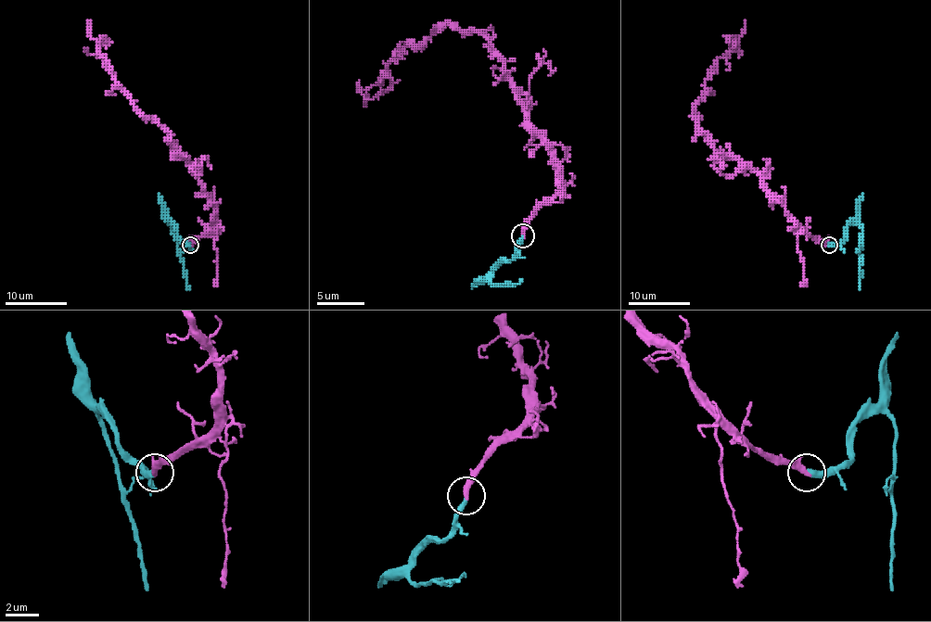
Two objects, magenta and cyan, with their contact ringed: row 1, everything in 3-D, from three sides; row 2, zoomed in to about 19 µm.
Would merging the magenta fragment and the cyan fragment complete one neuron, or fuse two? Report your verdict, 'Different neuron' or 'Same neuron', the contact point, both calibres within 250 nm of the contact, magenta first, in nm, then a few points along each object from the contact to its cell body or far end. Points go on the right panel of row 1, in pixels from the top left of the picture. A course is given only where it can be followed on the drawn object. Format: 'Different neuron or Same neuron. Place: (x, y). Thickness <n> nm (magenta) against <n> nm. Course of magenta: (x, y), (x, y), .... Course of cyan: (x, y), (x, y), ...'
Same neuron. Place: (829, 245). Thickness 380 nm (magenta) against 320 nm. Course of magenta: (829, 245), (698, 128), (694, 112), (708, 72), (735, 43), (741, 56), (729, 47). Course of cyan: (829, 245), (840, 244), (849, 225), (859, 225), (861, 230), (860, 288)

